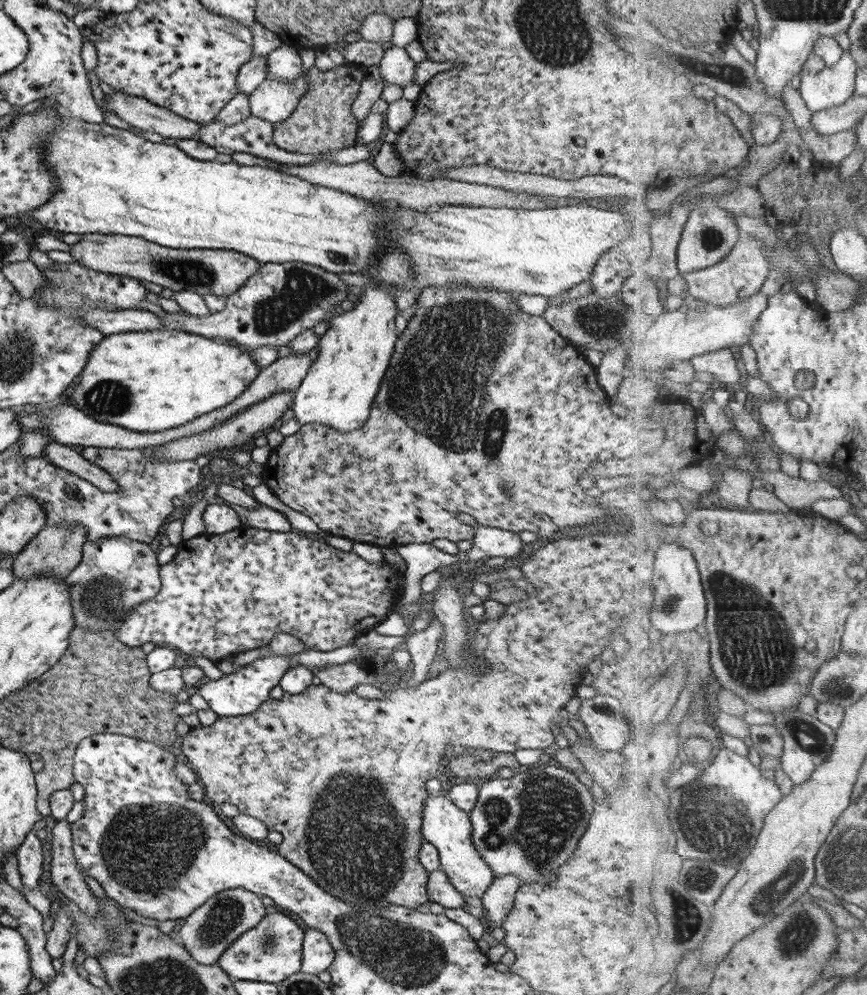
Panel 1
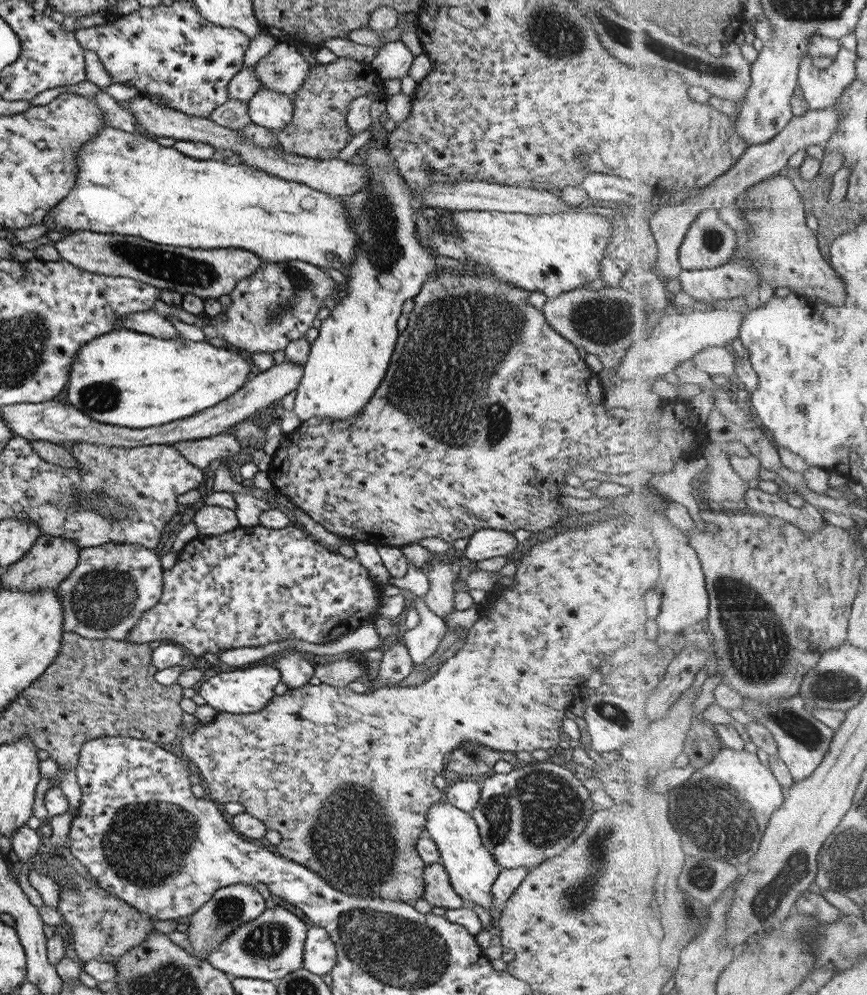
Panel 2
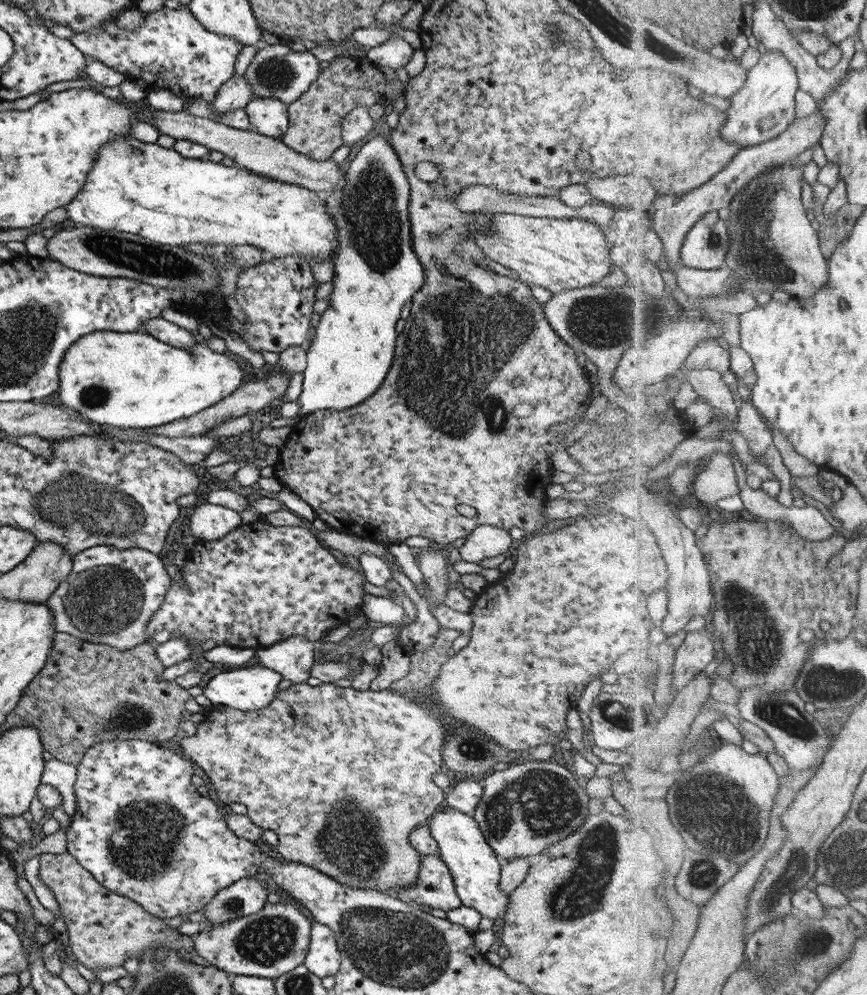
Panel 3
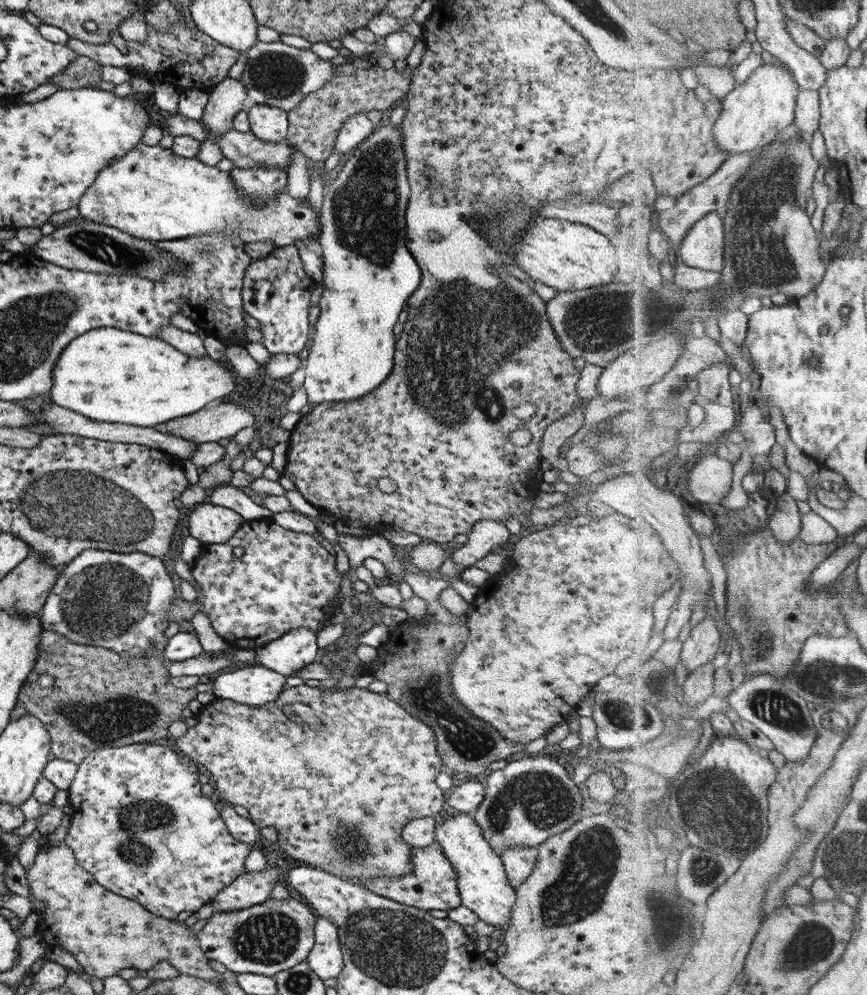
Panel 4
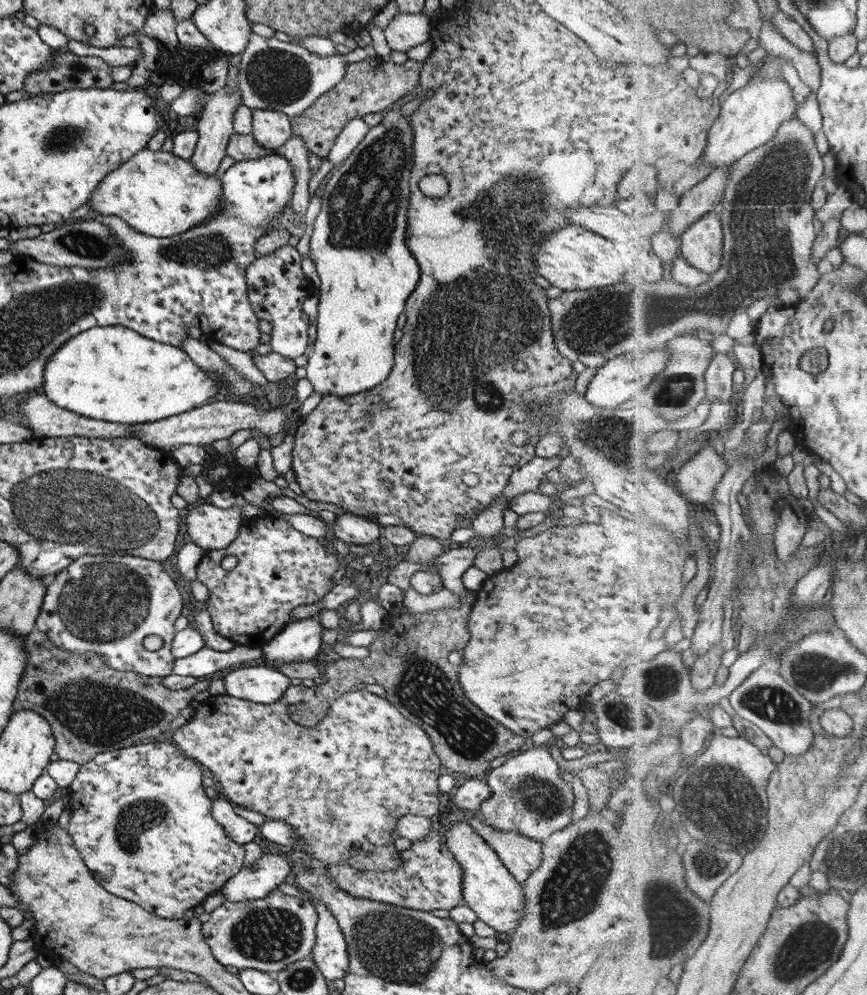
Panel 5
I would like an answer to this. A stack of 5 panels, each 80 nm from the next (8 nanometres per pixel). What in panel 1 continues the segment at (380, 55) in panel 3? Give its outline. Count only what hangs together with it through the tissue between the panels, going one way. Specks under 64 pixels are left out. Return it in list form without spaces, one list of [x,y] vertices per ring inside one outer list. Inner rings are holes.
[[[389,45],[376,64],[385,83],[407,86],[413,83],[414,62],[404,48]]]

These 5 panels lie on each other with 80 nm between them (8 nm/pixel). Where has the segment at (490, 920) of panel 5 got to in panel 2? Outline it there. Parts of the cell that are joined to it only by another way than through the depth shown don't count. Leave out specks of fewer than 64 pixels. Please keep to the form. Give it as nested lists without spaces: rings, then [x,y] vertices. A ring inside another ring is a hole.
[[[436,802],[428,808],[424,830],[437,848],[439,863],[448,874],[455,894],[465,905],[477,904],[486,911],[493,910],[491,887],[500,869],[492,855],[481,846],[478,828],[470,813],[463,812],[447,802]]]

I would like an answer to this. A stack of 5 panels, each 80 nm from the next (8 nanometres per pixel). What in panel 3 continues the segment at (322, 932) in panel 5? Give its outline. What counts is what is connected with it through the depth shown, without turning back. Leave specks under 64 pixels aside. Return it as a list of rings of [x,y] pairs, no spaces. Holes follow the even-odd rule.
[[[313,923],[310,928],[308,951],[303,961],[306,969],[320,979],[323,976],[333,976],[339,970],[340,955],[331,929]]]

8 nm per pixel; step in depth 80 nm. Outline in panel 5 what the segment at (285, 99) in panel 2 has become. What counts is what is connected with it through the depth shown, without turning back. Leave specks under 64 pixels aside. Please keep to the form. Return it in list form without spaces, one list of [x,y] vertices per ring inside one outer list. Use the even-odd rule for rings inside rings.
[[[252,110],[253,140],[266,150],[276,150],[291,139],[289,117],[275,110]]]

